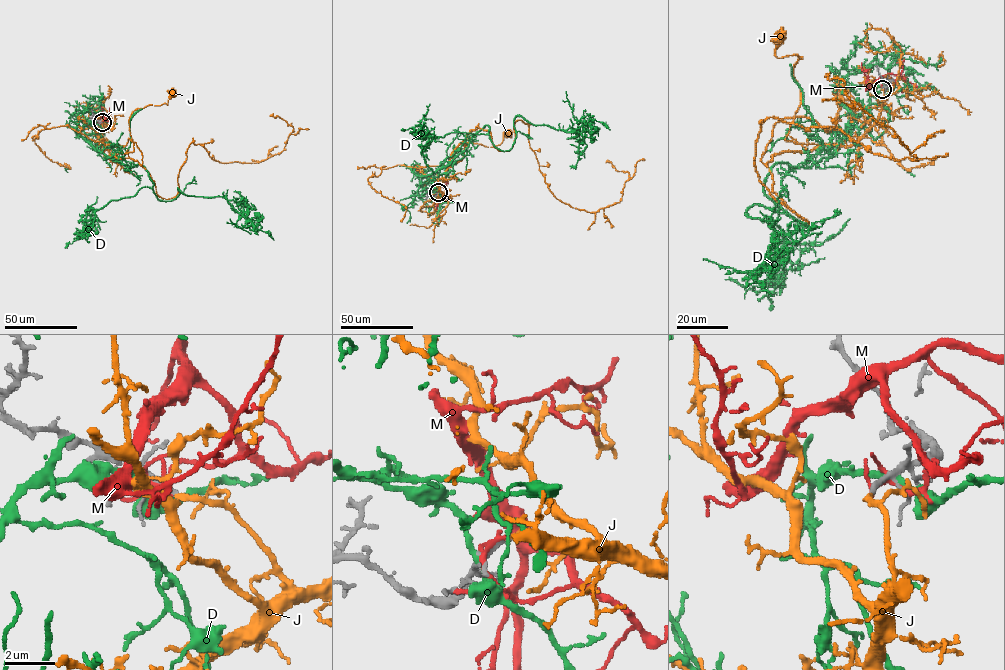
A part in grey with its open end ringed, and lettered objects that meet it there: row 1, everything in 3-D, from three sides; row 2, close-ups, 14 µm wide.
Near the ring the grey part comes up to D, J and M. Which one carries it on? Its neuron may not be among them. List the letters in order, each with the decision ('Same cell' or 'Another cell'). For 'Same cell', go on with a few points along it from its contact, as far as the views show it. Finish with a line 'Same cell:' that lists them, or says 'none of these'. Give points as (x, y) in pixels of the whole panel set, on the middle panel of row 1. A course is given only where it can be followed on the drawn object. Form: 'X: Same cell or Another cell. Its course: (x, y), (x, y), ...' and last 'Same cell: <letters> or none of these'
D: Another cell
J: Same cell. Its course: (438, 192), (444, 194), (439, 190), (448, 161), (468, 138), (465, 146), (494, 147), (504, 132), (508, 134)
M: Another cell
Same cell: J

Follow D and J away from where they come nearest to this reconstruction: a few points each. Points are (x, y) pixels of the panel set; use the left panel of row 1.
D: (100, 121), (85, 139), (141, 164), (159, 200), (178, 188), (223, 196), (246, 223), (229, 219)
J: (102, 122), (108, 128), (103, 139), (110, 155), (132, 152), (131, 114), (149, 105), (167, 105), (172, 94)

